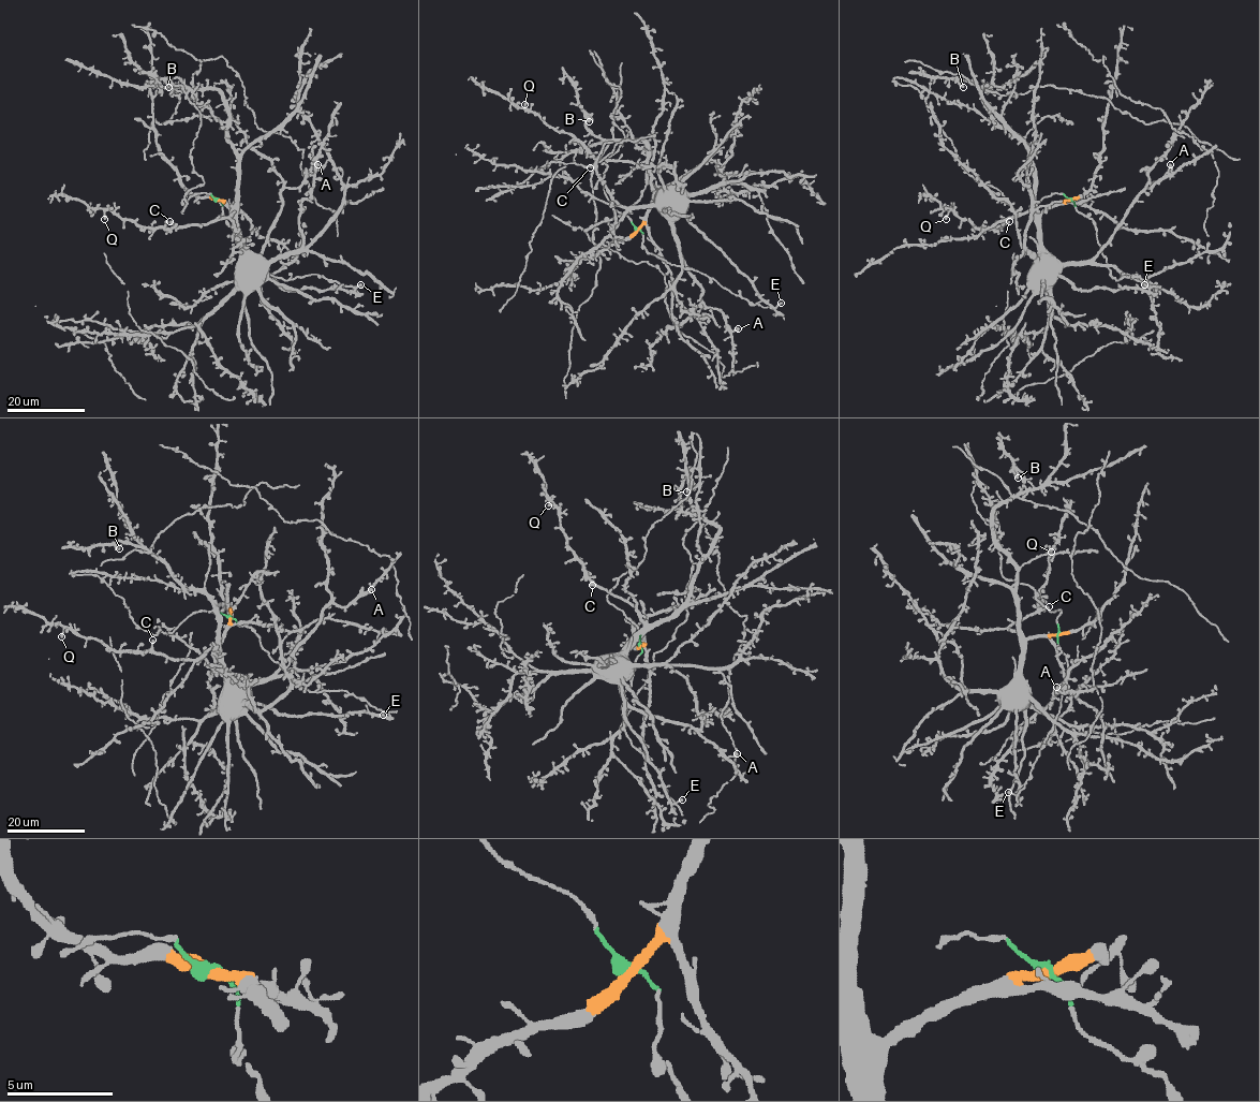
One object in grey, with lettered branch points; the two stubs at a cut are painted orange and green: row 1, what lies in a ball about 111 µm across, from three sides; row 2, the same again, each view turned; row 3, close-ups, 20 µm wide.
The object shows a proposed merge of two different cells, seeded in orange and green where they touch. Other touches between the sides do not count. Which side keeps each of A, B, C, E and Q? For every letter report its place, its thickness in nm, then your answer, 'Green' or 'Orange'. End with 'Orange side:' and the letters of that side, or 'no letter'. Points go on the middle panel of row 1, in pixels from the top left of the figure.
A: Place: (738, 328). Thickness 400 nm. Orange
B: Place: (589, 121). Thickness 240 nm. Orange
C: Place: (590, 167). Thickness 380 nm. Orange
E: Place: (781, 303). Thickness 280 nm. Green
Q: Place: (524, 104). Thickness 440 nm. Orange
Orange side: A, B, C, Q

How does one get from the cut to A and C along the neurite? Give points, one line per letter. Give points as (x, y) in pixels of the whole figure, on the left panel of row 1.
A: (217, 200), (234, 215), (235, 236), (252, 263), (257, 260), (281, 207), (280, 192), (297, 188), (319, 163)
C: (217, 200), (233, 212), (202, 224), (176, 226), (169, 221)

